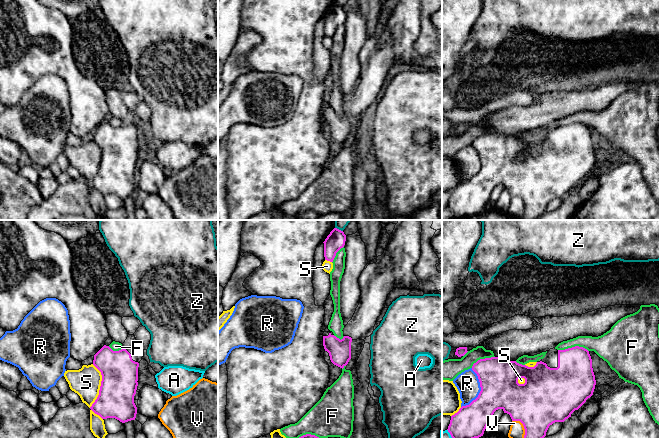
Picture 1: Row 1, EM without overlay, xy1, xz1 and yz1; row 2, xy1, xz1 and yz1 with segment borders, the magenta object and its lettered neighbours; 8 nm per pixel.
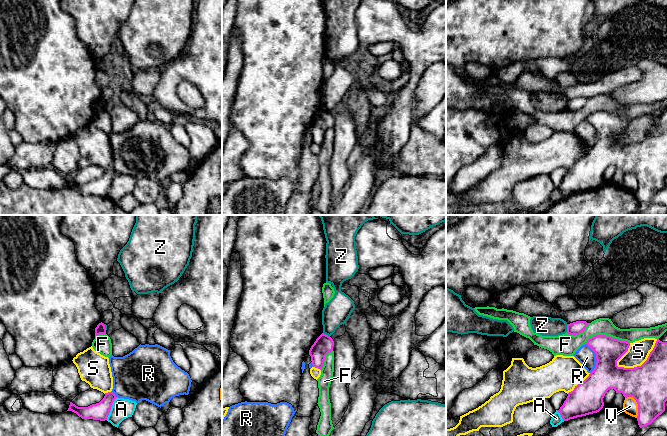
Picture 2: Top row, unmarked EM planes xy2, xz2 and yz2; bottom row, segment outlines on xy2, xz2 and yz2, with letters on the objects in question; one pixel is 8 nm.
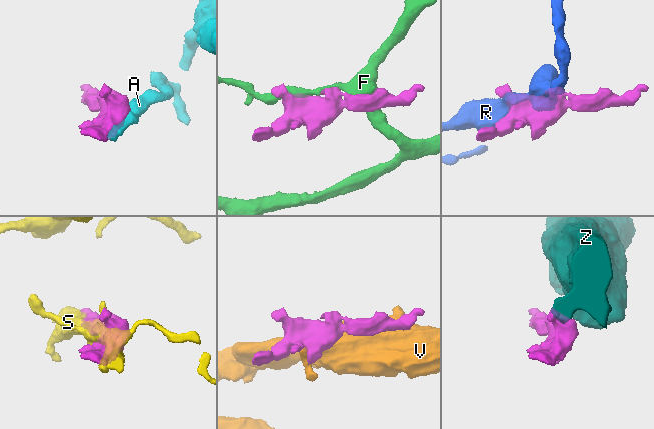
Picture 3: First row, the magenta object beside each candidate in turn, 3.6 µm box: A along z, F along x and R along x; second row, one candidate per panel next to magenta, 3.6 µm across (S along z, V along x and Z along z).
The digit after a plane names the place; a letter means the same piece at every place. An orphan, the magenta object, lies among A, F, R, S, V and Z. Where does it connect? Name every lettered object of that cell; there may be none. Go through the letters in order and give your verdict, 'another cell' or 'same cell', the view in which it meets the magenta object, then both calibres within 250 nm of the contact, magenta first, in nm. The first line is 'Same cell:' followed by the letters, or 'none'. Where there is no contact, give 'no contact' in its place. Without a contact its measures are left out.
Same cell: none
A: another cell; meets magenta in xy2; 140 nm thick on the magenta side, 160 nm on the other
F: another cell; meets magenta in yz2; 220 nm thick on the magenta side, 140 nm on the other
R: another cell; meets magenta in yz1; 320 nm thick on the magenta side, 190 nm on the other
S: another cell; meets magenta in yz2; 320 nm thick on the magenta side, 170 nm on the other
V: another cell; meets magenta in yz2; 320 nm thick on the magenta side, 120 nm on the other
Z: another cell; meets magenta in yz2; 110 nm thick on the magenta side, 160 nm on the other

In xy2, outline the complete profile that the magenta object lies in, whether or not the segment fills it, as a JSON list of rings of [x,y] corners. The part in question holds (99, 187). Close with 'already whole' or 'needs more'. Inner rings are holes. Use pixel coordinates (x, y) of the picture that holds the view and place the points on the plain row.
[[[111,167],[105,169],[104,174],[99,179],[92,180],[88,183],[78,183],[70,178],[67,187],[76,189],[82,195],[105,197],[107,196],[112,180],[116,174],[116,171]]] | already whole

